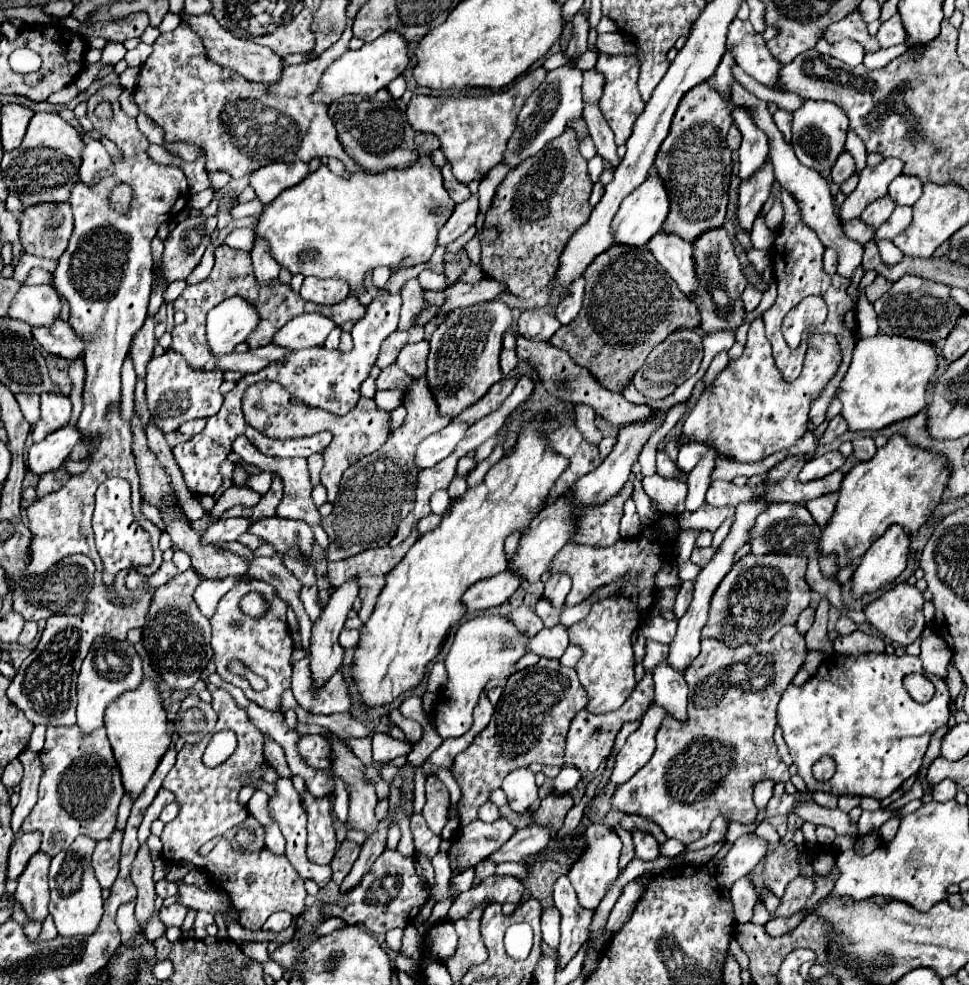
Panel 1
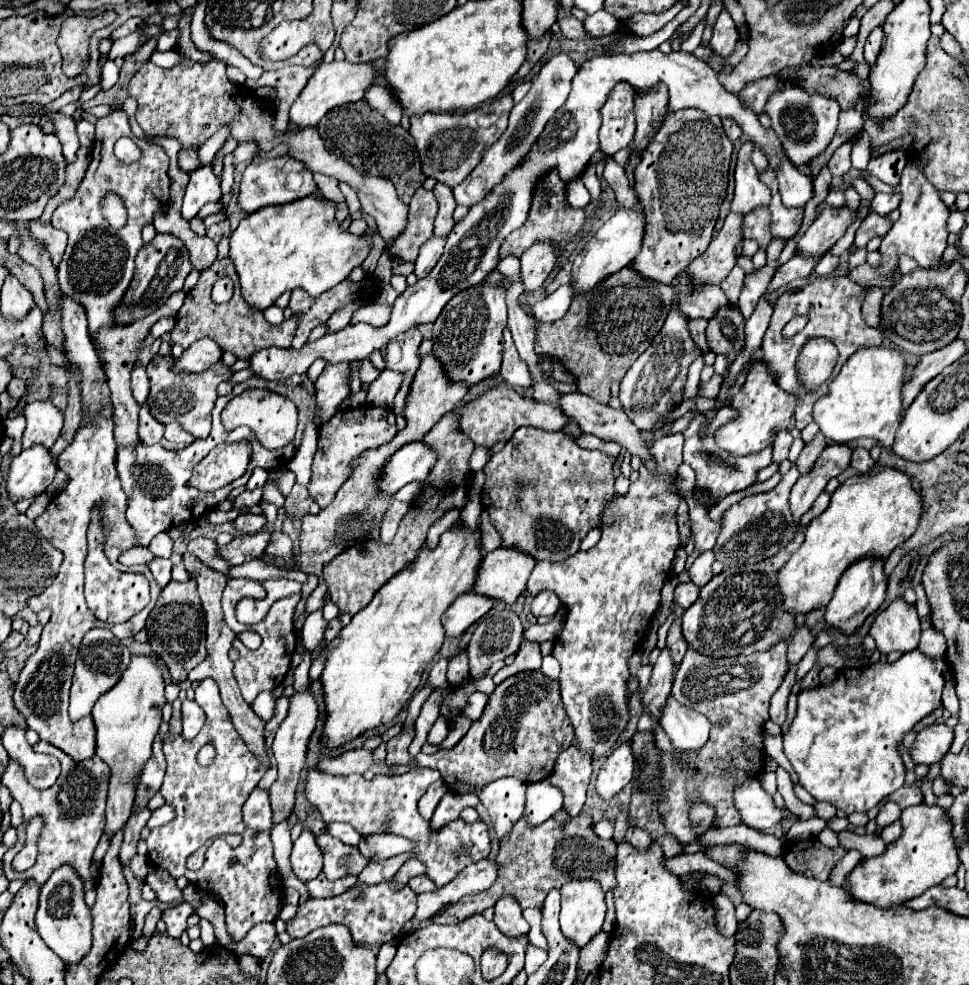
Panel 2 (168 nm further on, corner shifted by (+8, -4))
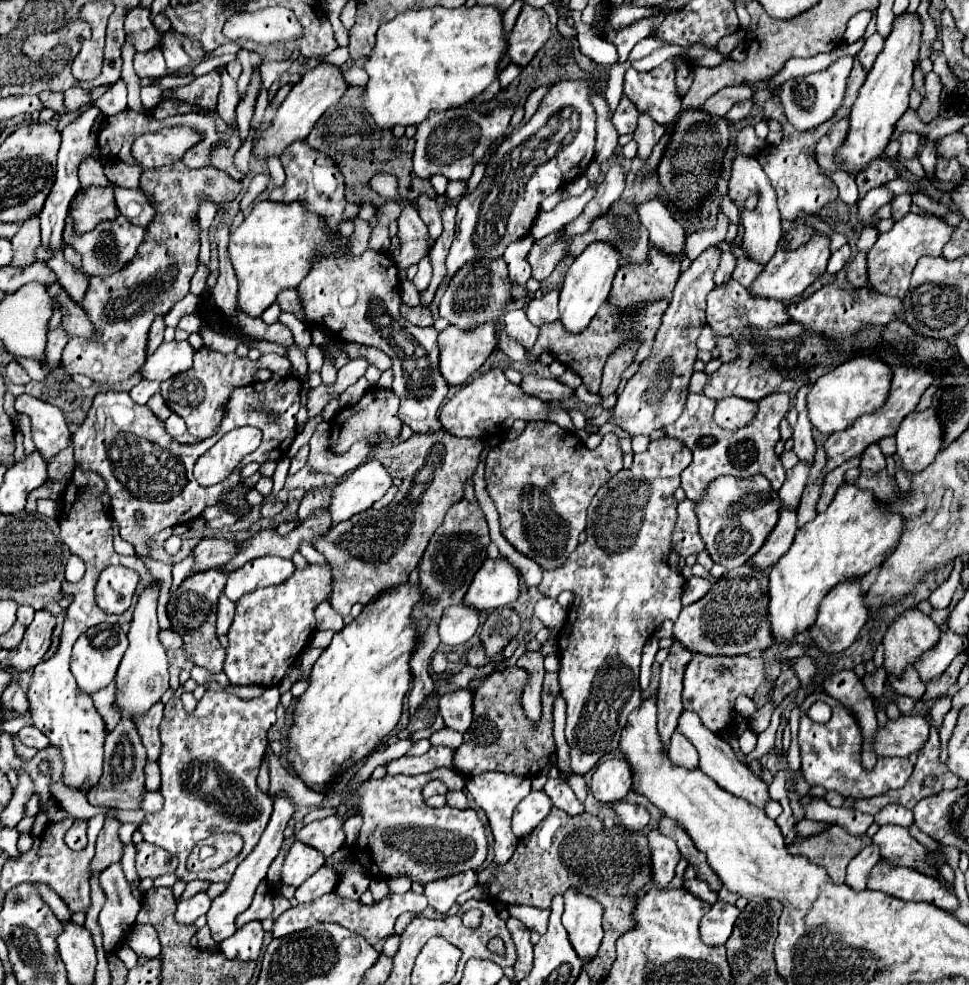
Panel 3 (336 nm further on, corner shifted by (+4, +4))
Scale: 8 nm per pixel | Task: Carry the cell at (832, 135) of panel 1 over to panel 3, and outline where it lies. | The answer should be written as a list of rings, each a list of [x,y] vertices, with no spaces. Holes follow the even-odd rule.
[[[840,57],[826,71],[788,79],[782,85],[770,89],[770,93],[772,93],[772,97],[776,97],[782,103],[788,123],[792,123],[798,131],[810,131],[836,115],[836,111],[840,109],[842,99],[844,99],[846,79],[848,79],[850,71],[852,71],[852,57]]]

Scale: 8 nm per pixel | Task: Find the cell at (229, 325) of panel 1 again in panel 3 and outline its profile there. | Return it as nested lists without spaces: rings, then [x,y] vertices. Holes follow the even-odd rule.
[[[188,341],[162,343],[156,349],[156,353],[146,359],[140,373],[144,375],[144,379],[166,381],[168,377],[188,371],[192,367],[192,359],[194,359],[194,349]]]

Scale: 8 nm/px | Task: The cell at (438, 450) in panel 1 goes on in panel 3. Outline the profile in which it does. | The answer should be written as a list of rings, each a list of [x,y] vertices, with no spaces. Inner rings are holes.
[[[370,459],[356,467],[332,489],[330,513],[334,523],[342,523],[356,513],[372,507],[392,487],[392,475],[382,461]]]

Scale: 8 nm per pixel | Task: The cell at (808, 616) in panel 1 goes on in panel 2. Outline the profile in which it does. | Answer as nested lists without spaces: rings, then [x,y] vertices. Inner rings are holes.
[[[800,627],[794,635],[792,635],[792,639],[790,639],[790,643],[788,643],[788,667],[792,667],[792,665],[798,665],[800,663],[800,659],[806,655],[806,651],[810,649],[810,645],[814,643],[814,637],[812,637],[812,633],[806,629],[806,627]]]

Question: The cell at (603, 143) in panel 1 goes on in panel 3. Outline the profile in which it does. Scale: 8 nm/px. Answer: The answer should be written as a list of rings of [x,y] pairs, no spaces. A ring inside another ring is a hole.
[[[660,199],[644,201],[636,205],[640,223],[650,233],[650,243],[656,245],[660,251],[678,257],[684,253],[684,227],[668,213],[666,205]]]

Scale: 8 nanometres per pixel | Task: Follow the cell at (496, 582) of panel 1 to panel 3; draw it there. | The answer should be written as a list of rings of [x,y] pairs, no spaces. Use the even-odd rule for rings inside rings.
[[[452,605],[448,611],[444,611],[440,625],[438,625],[438,635],[444,645],[462,645],[466,643],[478,629],[480,625],[480,611],[472,611],[472,607]]]

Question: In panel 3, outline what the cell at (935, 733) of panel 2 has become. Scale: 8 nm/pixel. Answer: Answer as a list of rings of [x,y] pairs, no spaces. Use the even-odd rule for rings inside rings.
[[[908,715],[900,717],[896,721],[888,721],[886,727],[878,727],[876,735],[876,755],[888,755],[888,757],[908,757],[910,753],[918,753],[920,747],[928,741],[930,735],[930,723],[922,715]]]

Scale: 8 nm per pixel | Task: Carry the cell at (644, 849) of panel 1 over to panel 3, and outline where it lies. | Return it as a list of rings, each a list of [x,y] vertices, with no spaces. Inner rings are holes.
[[[618,801],[618,803],[614,803],[614,809],[620,817],[620,823],[630,831],[642,831],[650,821],[650,813],[642,805],[632,805],[632,803],[626,803],[626,801],[622,801],[622,803]]]

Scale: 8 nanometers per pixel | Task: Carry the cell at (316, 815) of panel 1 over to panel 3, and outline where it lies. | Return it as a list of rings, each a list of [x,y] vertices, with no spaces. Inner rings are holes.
[[[294,839],[288,857],[284,861],[282,869],[282,883],[300,887],[310,875],[314,875],[324,865],[324,855],[316,851],[314,847],[308,847],[306,843],[300,843]]]

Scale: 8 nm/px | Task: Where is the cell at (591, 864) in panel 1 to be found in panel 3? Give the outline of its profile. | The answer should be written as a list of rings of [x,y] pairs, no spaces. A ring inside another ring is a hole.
[[[570,887],[564,893],[564,915],[562,923],[568,931],[570,943],[580,955],[580,959],[590,959],[596,955],[602,941],[602,913],[604,909],[596,899]]]

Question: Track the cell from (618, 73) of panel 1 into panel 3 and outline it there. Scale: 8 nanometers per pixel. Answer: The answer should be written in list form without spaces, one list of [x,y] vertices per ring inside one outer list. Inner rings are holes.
[[[622,95],[620,99],[620,105],[618,109],[614,111],[614,117],[612,117],[612,125],[616,127],[618,135],[626,135],[626,133],[634,133],[636,129],[636,121],[638,121],[638,111],[636,111],[636,105],[626,97]]]

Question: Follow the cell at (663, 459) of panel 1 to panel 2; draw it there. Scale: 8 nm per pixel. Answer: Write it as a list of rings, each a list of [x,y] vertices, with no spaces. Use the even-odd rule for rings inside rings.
[[[582,393],[560,395],[560,409],[568,417],[572,417],[584,433],[596,435],[596,437],[606,439],[606,441],[616,441],[624,451],[630,451],[632,455],[638,455],[644,463],[648,463],[648,467],[652,467],[652,459],[648,459],[648,445],[646,445],[642,433],[636,429],[636,425],[628,423],[628,417],[624,415],[624,411],[612,409],[608,405],[602,405],[602,403],[596,403],[594,399],[588,399],[588,395],[582,395]]]

